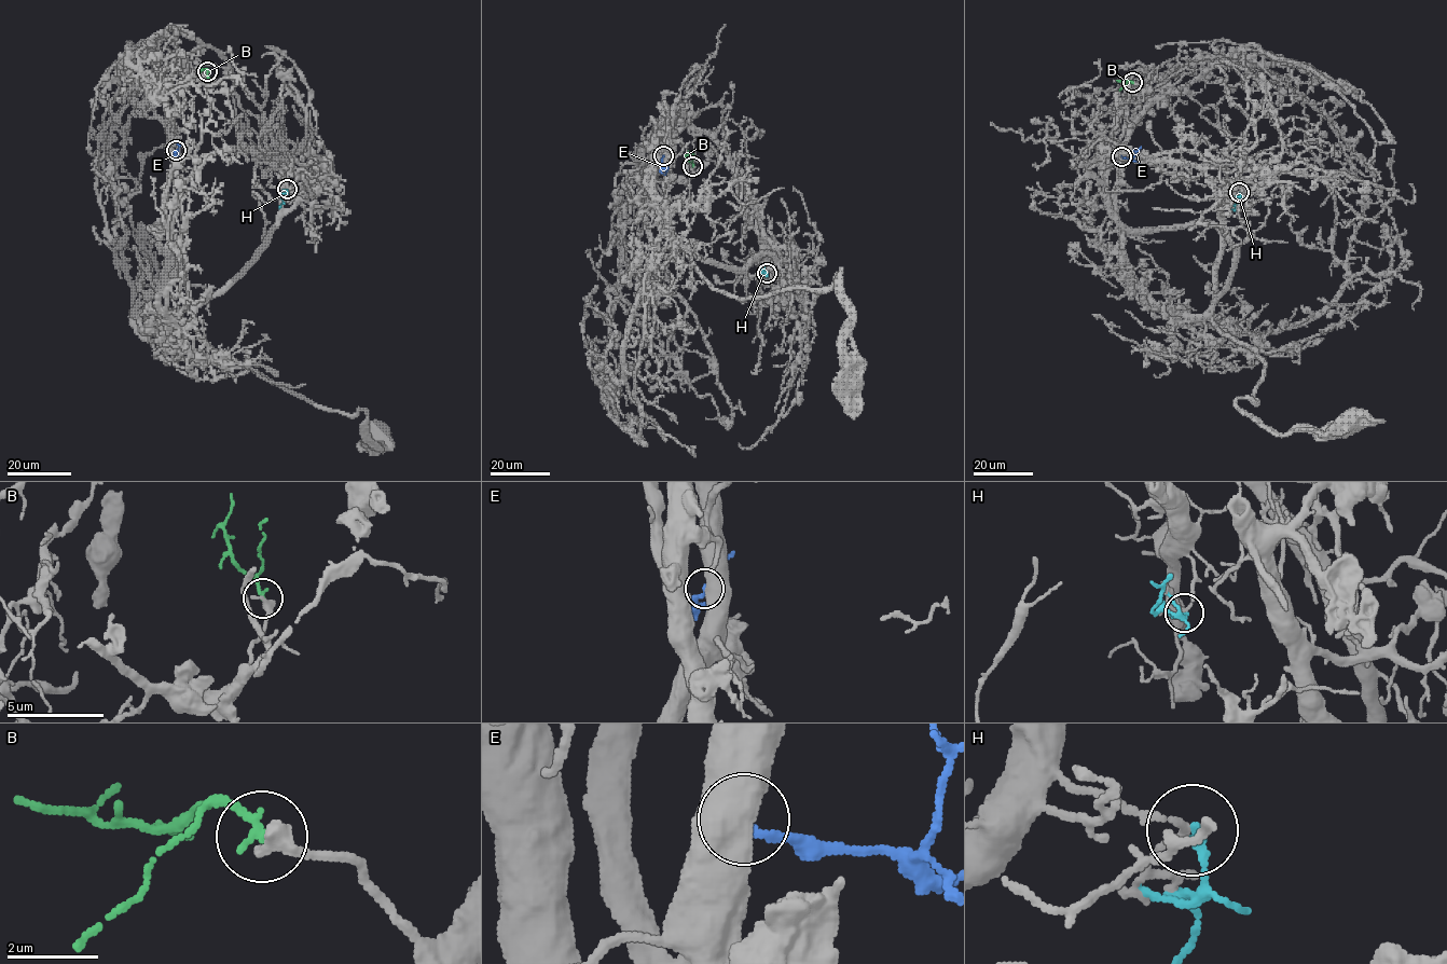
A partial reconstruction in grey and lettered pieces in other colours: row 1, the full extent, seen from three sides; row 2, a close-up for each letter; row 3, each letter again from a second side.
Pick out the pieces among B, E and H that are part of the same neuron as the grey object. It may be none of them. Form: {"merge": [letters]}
{"merge": ["B"]}

